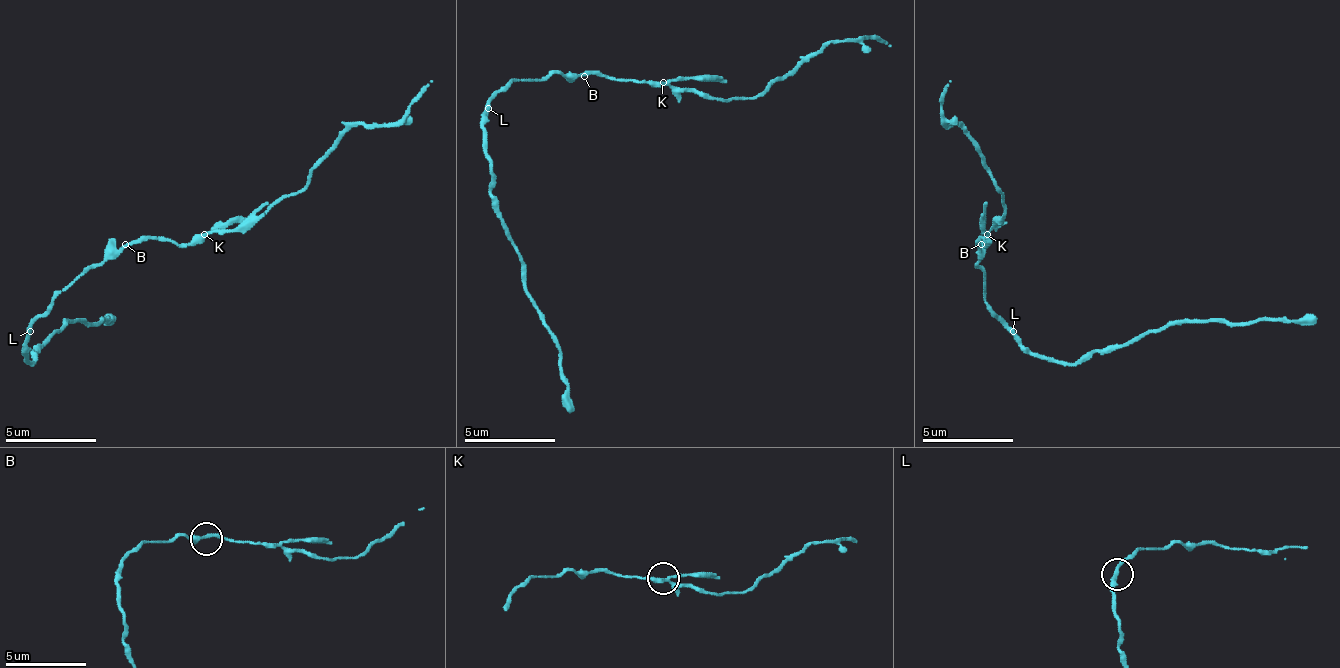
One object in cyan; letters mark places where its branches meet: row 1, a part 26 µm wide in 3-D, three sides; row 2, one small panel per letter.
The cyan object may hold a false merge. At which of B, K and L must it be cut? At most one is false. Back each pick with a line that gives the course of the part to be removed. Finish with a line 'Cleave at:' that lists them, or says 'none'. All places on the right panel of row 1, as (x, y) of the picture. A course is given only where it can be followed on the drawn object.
K: course (985, 235), (985, 203)
Cleave at: K

